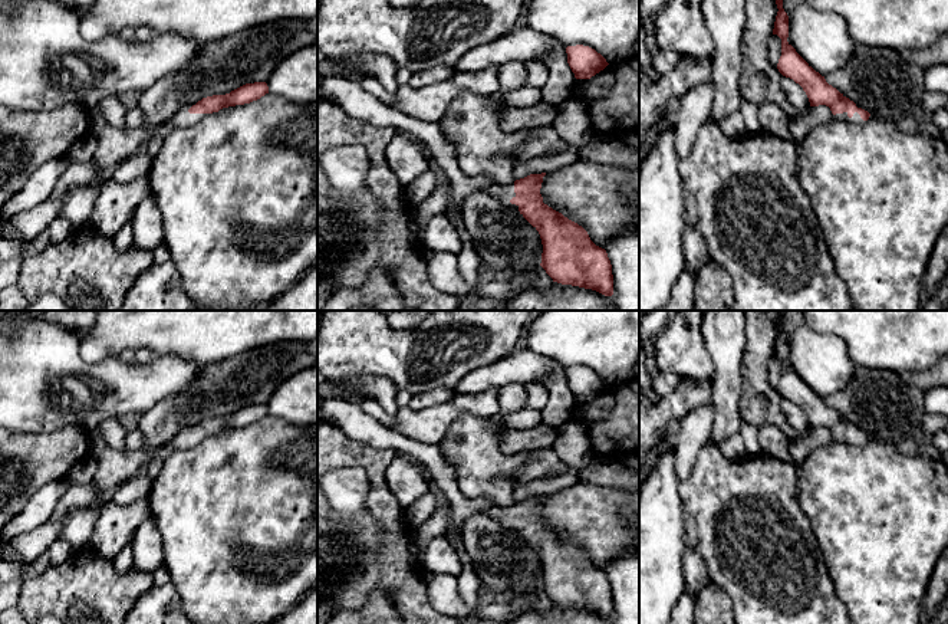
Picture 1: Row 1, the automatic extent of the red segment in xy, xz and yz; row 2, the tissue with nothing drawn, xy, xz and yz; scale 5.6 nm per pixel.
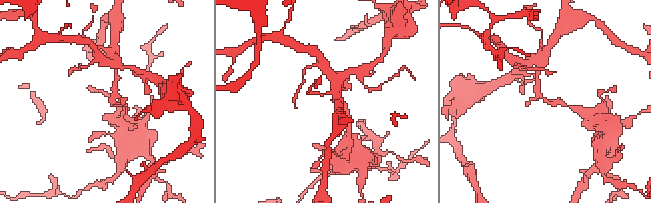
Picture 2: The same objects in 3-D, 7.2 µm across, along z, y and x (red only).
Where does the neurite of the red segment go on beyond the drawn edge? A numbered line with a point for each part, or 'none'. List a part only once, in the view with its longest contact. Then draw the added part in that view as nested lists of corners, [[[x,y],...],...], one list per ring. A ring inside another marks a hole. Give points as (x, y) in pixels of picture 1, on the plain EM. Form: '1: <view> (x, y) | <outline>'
1: yz (856, 440) | [[[847,434],[836,436],[836,437],[833,437],[833,441],[846,443],[846,444],[856,444],[856,446],[863,444],[863,441],[860,440],[860,437],[858,434],[855,434],[852,440],[847,439]]]

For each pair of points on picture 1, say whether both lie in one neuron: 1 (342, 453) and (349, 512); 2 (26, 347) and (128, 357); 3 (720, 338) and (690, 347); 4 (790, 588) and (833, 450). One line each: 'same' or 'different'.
1: different
2: different
3: different
4: different

